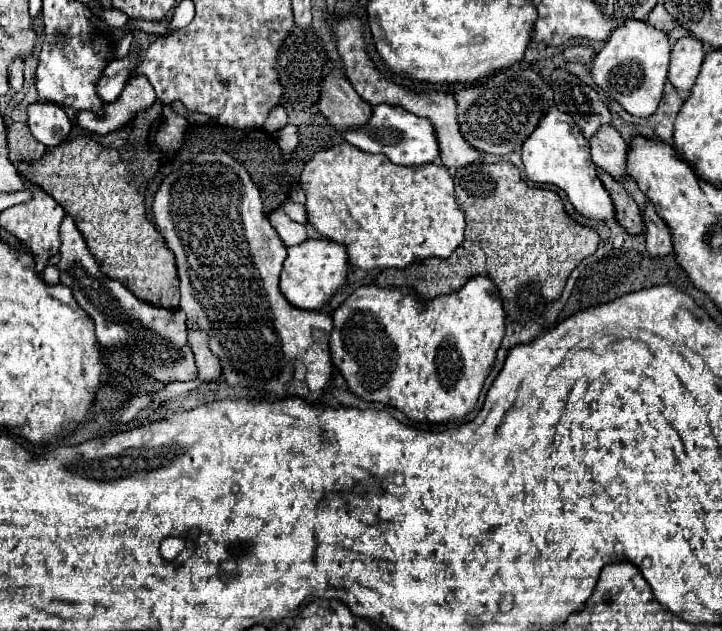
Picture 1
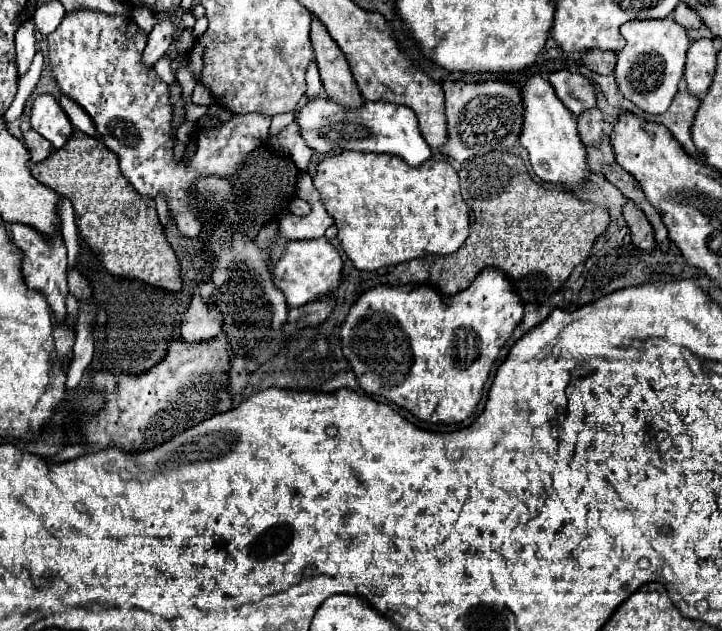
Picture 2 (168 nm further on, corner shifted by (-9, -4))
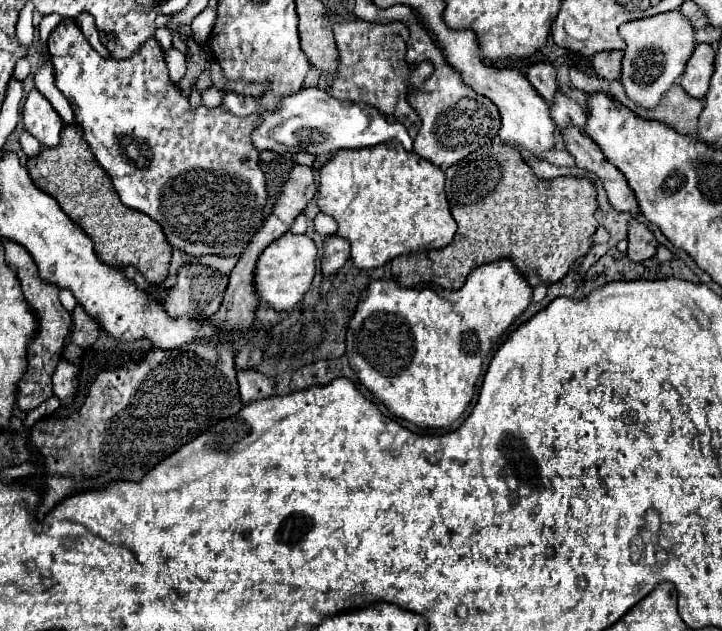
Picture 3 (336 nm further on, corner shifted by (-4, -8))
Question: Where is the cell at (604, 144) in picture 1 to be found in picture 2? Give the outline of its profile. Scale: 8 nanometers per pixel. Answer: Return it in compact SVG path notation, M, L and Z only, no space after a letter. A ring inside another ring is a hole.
M587 109L581 117L575 117L577 121L577 131L583 139L583 143L597 145L601 139L601 125L603 125L603 113L599 109Z

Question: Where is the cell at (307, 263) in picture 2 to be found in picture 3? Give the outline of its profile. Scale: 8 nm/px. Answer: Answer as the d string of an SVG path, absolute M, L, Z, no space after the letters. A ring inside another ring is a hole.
M288 231L286 235L282 235L282 239L270 243L270 247L266 247L266 251L260 255L256 267L256 291L260 299L268 301L278 311L294 309L302 301L304 293L310 289L314 273L316 243L306 235L294 235Z

